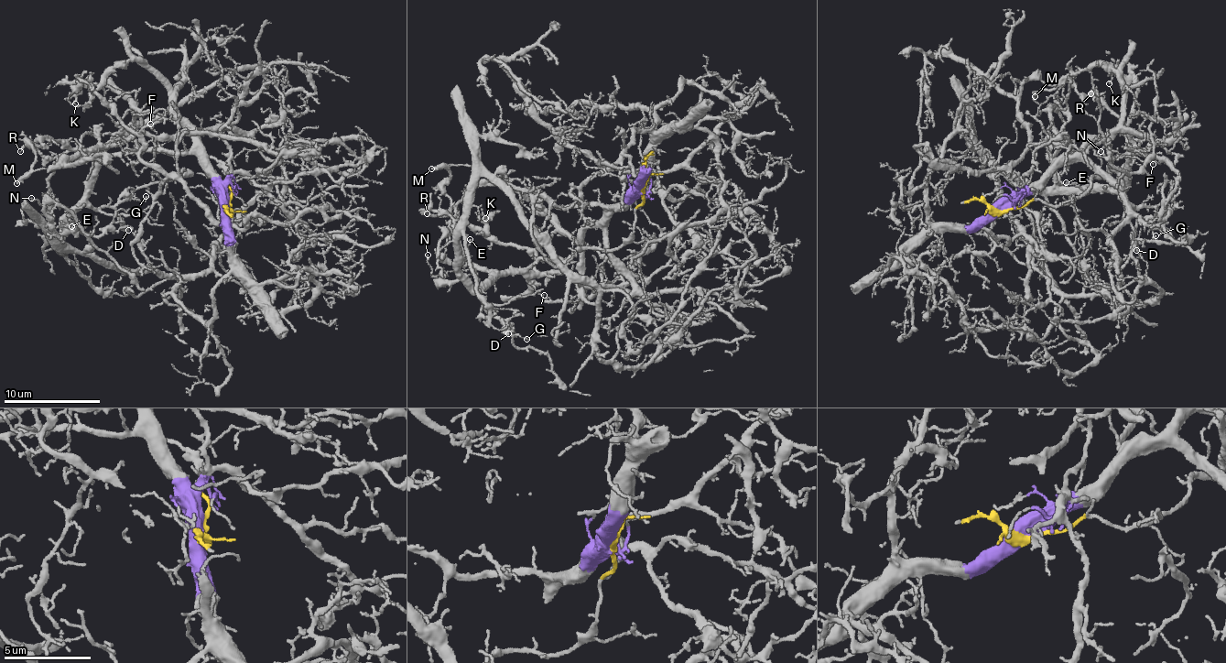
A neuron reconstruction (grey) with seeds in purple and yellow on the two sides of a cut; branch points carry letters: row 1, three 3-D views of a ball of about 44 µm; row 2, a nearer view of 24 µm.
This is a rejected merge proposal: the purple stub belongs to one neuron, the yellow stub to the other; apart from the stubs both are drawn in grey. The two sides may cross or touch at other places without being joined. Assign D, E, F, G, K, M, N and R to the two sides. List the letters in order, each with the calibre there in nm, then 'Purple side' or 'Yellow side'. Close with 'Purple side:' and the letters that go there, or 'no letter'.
D: Thickness 500 nm. Yellow side
E: Thickness 120 nm. Yellow side
F: Thickness 100 nm. Yellow side
G: Thickness 110 nm. Yellow side
K: Thickness 100 nm. Yellow side
M: Thickness 280 nm. Yellow side
N: Thickness 140 nm. Yellow side
R: Thickness 190 nm. Yellow side
Purple side: no letter

